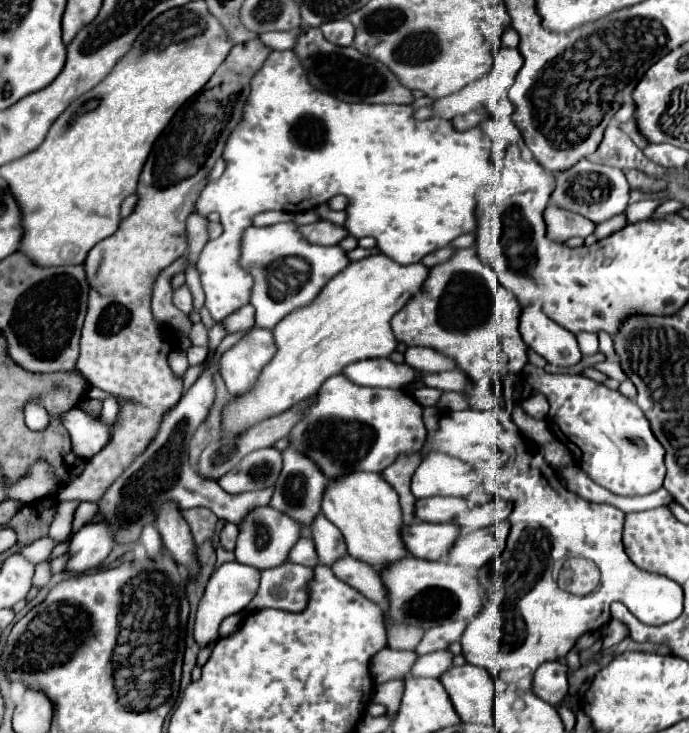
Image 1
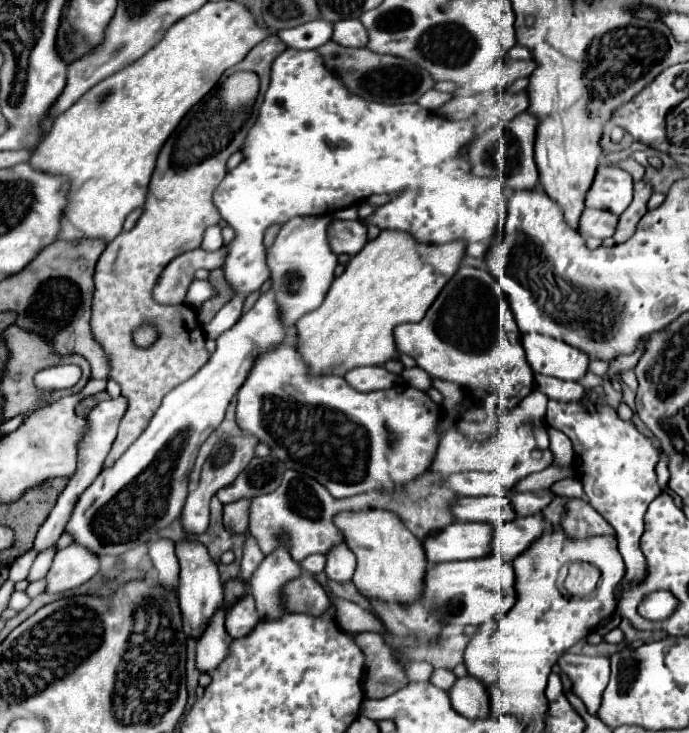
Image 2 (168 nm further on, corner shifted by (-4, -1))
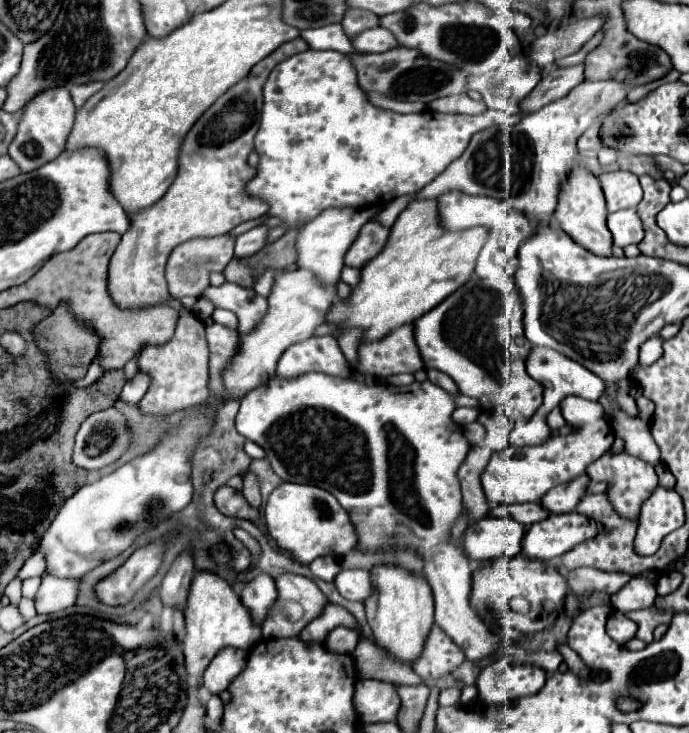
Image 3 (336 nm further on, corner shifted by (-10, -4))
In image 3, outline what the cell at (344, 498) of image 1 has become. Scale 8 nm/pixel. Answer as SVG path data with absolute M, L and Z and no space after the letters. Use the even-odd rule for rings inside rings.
M378 566L370 572L370 580L374 586L374 594L366 602L366 616L368 616L368 624L372 628L374 642L378 648L386 650L394 660L412 666L414 660L420 658L420 654L424 650L424 642L428 638L428 632L434 626L434 600L432 600L428 582L424 580L422 574L418 574L418 576L408 574L406 570L402 570L398 566Z

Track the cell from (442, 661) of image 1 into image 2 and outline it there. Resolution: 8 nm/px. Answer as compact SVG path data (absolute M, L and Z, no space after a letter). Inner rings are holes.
M434 669L432 677L430 677L430 683L434 683L436 687L448 691L456 681L456 675L450 671L450 669Z

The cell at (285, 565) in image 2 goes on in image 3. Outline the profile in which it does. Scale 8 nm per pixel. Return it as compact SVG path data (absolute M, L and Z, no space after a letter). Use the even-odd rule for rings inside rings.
M282 574L276 578L276 586L278 586L278 600L260 628L264 640L298 636L304 626L308 626L314 618L318 618L324 612L324 606L328 604L328 598L310 578L304 578L298 574Z

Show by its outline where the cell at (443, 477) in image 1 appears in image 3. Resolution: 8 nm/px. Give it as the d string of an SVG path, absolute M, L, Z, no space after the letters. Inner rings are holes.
M570 396L562 400L560 410L564 414L566 424L574 428L570 436L558 436L548 438L540 446L530 446L526 454L508 456L506 452L496 452L492 460L488 462L484 474L482 474L482 488L492 504L518 504L518 502L540 502L540 498L554 486L566 484L580 474L586 472L586 468L598 460L604 452L610 450L614 442L614 428L604 418L604 408L598 402L590 402L584 398Z

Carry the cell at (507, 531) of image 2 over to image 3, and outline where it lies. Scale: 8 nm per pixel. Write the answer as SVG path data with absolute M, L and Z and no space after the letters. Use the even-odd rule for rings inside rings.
M580 512L550 514L546 520L528 528L522 544L522 554L550 562L574 546L596 538L600 532L602 526Z

